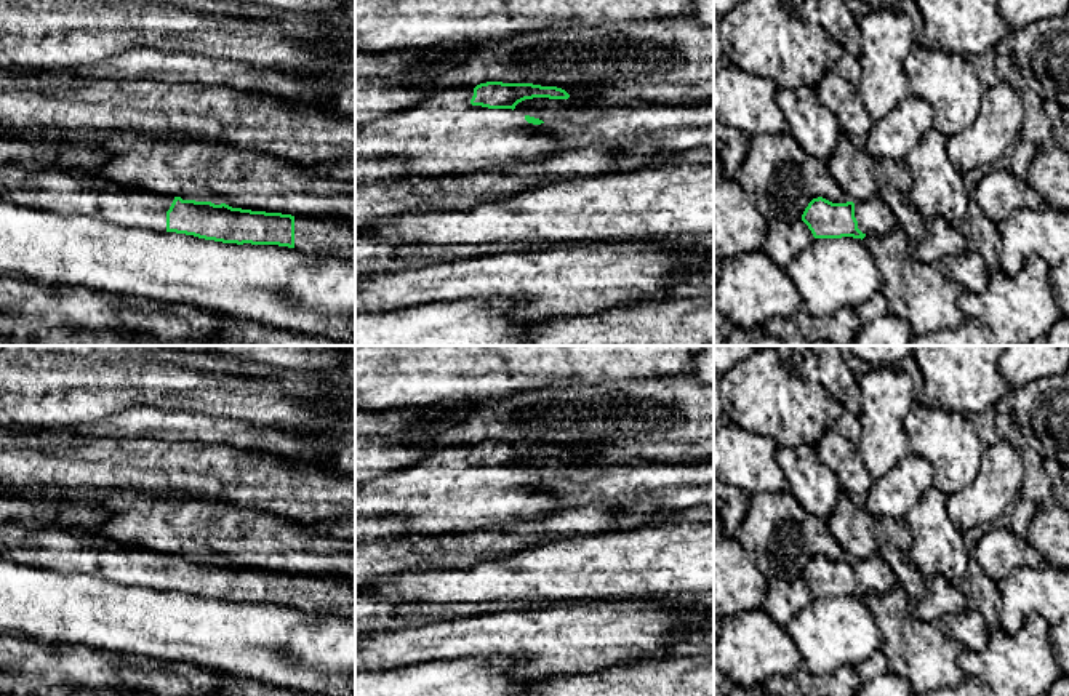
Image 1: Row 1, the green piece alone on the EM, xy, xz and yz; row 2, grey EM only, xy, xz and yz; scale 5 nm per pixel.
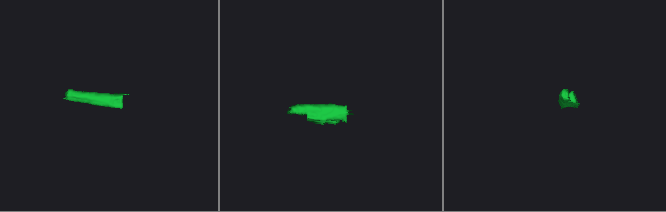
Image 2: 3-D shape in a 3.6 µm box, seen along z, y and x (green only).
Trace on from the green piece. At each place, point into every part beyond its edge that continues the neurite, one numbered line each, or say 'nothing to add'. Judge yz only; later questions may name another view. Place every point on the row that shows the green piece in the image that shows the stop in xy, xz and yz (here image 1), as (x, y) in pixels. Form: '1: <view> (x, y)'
1: yz (874, 216)

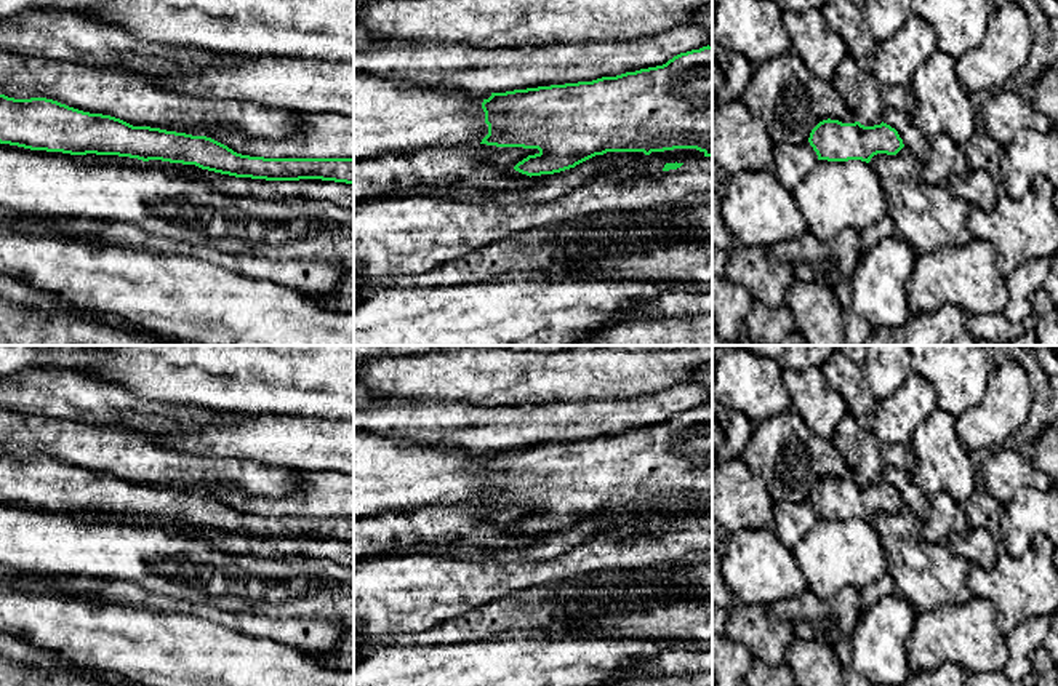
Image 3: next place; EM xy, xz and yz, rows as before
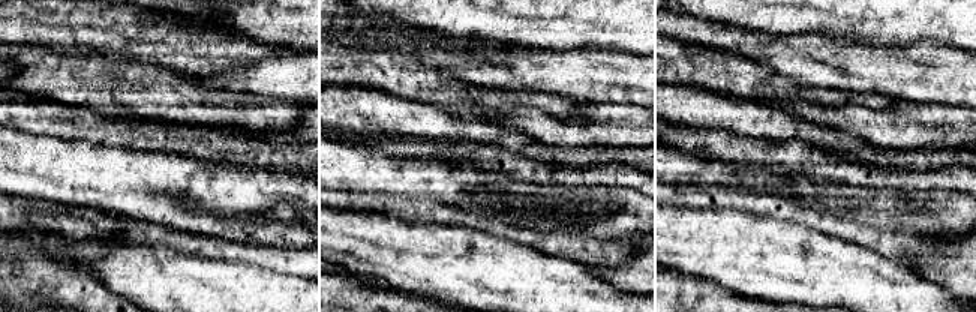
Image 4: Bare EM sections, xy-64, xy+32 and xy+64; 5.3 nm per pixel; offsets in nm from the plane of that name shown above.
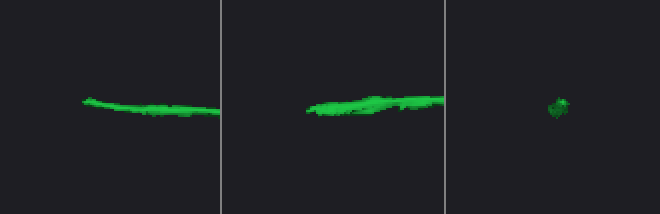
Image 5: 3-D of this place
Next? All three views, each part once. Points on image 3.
nothing to add

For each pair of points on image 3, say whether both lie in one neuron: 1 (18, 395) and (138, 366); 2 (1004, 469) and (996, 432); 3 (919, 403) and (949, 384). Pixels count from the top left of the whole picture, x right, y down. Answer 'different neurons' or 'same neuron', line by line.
1: different neurons
2: different neurons
3: different neurons

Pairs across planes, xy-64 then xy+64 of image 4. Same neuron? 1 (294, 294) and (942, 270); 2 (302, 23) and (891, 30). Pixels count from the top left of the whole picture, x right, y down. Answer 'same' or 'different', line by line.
1: different
2: same

